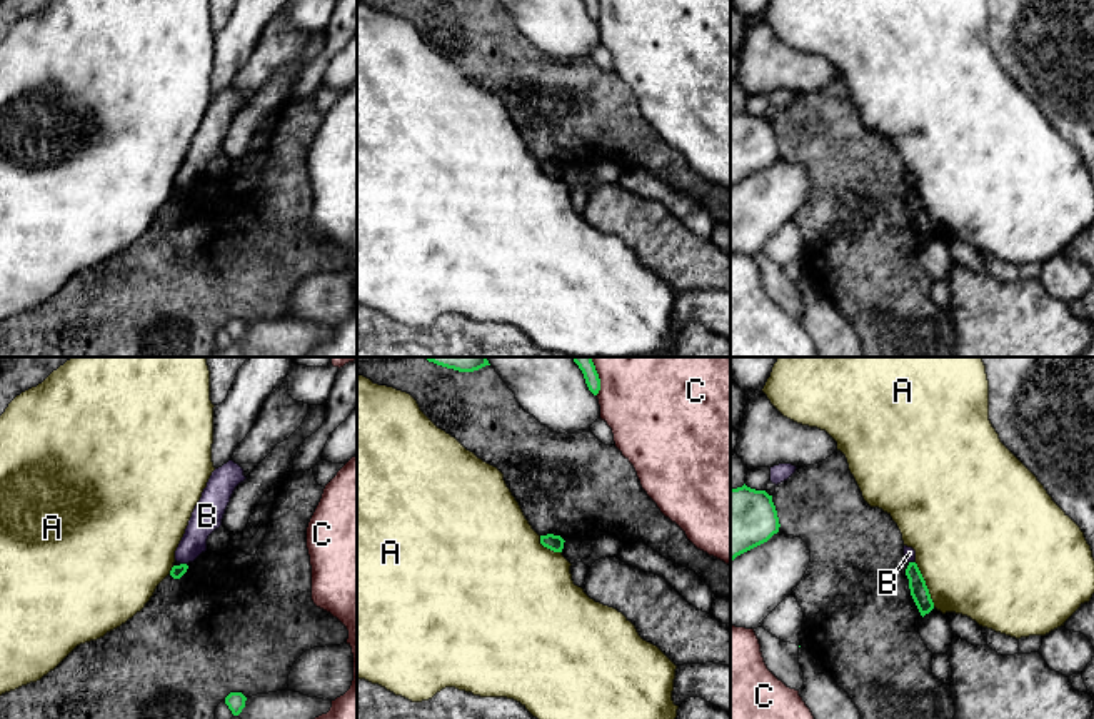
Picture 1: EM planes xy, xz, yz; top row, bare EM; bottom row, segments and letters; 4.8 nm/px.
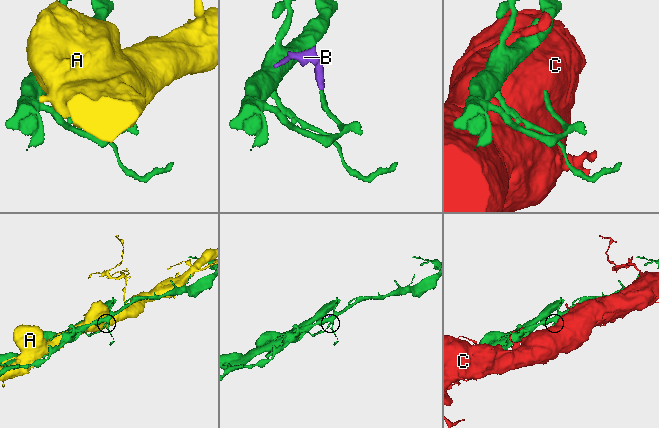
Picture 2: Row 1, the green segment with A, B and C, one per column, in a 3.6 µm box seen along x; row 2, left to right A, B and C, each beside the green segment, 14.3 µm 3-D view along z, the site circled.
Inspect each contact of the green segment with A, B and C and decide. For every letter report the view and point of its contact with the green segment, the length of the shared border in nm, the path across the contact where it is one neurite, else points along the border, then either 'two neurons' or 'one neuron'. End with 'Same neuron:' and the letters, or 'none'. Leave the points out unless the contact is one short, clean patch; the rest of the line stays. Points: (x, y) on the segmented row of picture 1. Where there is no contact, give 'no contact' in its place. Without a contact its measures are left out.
A: contact yz (924, 584); length 240 nm; two neurons
B: contact xy (184, 564); length 30 nm; border xy (180, 563), (185, 564); two neurons
C: contact xz (597, 376); length 190 nm; two neurons
Same neuron: none

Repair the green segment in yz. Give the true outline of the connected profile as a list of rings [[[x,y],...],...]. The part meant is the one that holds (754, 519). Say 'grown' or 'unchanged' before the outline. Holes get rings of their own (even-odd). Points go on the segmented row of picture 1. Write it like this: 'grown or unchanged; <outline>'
unchanged; [[[745,484],[730,489],[730,561],[767,542],[779,527],[772,495]]]

